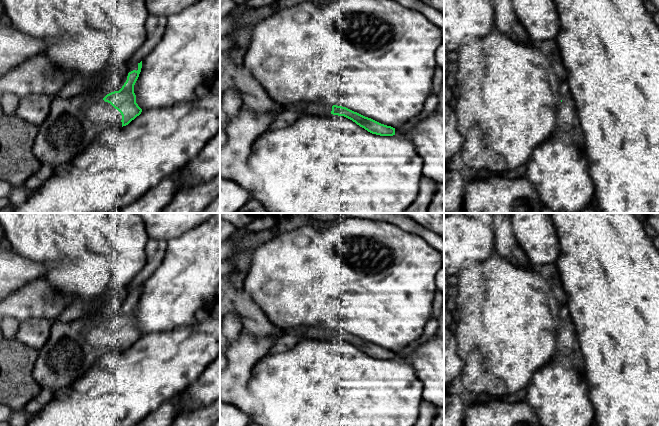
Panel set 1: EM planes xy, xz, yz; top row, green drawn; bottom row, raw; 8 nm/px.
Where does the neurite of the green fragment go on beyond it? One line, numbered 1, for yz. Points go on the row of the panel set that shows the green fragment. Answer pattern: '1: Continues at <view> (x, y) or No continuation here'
1: No continuation here

